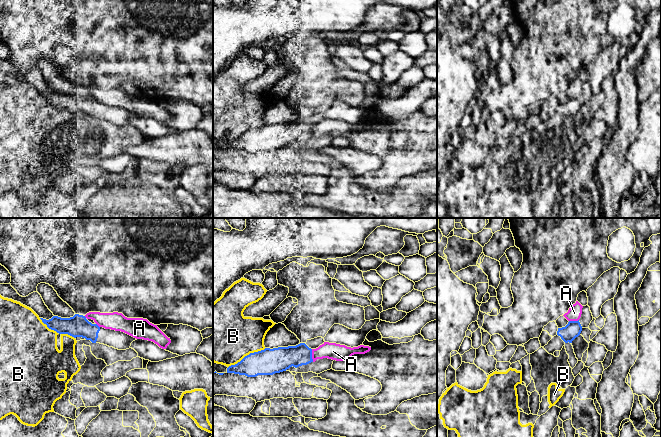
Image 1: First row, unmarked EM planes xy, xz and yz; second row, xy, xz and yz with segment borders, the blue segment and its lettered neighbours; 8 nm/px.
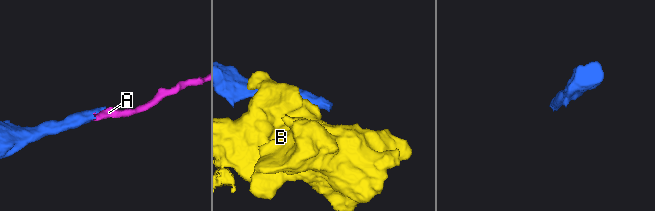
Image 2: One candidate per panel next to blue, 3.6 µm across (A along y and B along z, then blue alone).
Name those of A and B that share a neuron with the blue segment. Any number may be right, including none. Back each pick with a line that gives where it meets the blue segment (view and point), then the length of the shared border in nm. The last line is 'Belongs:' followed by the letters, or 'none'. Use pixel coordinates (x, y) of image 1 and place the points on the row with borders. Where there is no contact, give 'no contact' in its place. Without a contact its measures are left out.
Belongs: none

